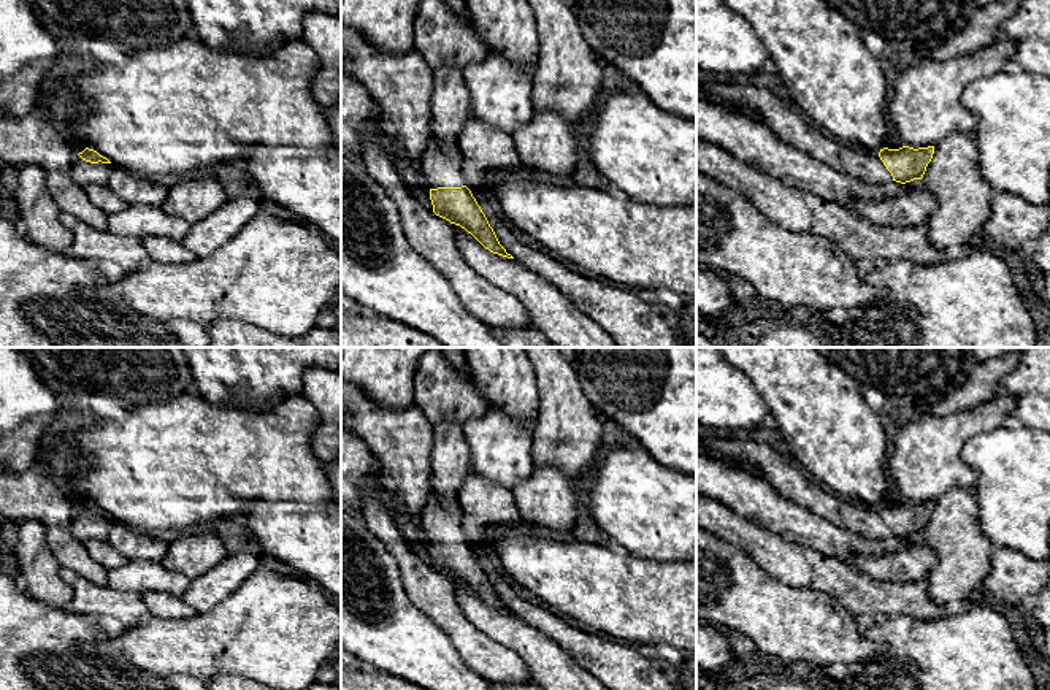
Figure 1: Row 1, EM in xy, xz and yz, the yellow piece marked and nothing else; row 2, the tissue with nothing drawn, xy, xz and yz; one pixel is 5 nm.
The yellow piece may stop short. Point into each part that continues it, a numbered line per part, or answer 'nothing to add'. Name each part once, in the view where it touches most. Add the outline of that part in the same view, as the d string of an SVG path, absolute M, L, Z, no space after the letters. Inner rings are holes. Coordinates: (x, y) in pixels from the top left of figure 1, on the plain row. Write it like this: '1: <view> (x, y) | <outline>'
1: xz (441, 521) | M435 487L422 509L420 527L428 544L465 541L463 511L458 501L446 500Z

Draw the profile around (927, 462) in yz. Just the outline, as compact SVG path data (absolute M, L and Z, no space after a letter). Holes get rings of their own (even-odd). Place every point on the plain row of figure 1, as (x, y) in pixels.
M998 397L947 416L909 416L895 438L888 468L902 501L936 501L955 487L972 489L977 473L961 460L968 439L1012 424L1015 397Z

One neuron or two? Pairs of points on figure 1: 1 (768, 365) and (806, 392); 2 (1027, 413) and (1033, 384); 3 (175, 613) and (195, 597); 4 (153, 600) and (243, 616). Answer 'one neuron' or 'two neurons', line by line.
1: one neuron
2: one neuron
3: two neurons
4: two neurons

